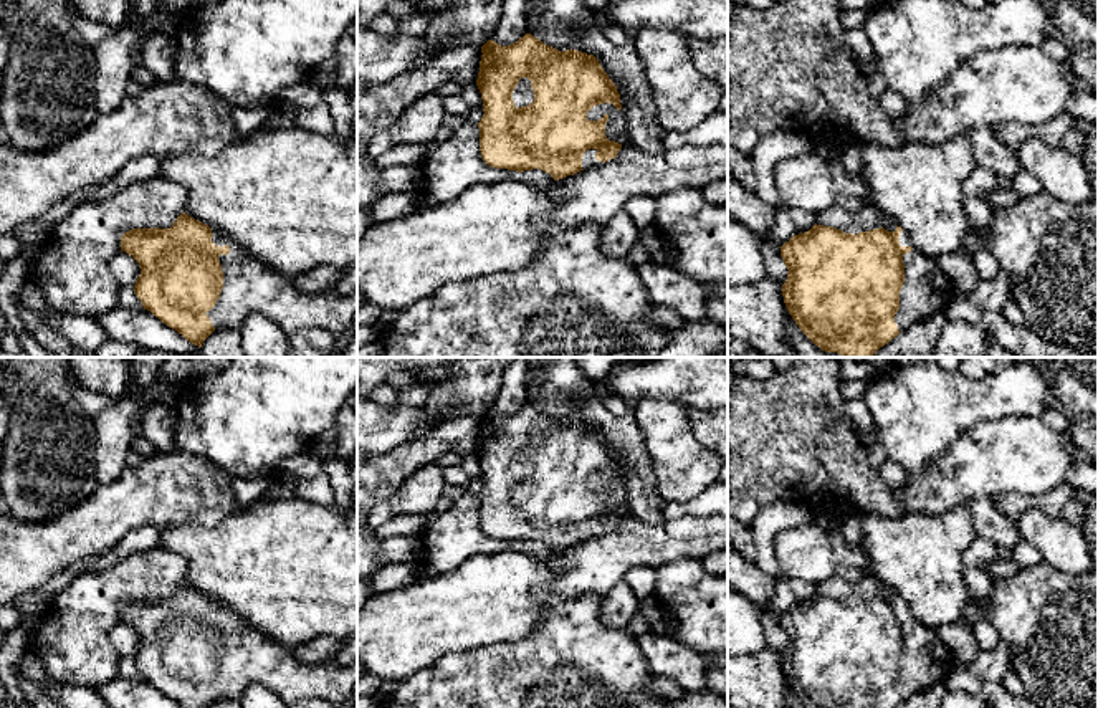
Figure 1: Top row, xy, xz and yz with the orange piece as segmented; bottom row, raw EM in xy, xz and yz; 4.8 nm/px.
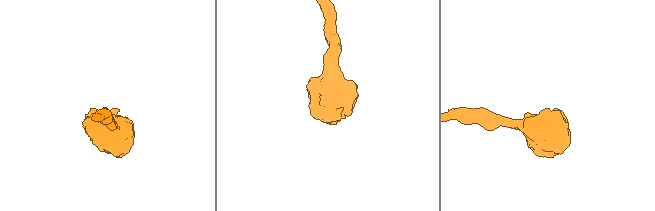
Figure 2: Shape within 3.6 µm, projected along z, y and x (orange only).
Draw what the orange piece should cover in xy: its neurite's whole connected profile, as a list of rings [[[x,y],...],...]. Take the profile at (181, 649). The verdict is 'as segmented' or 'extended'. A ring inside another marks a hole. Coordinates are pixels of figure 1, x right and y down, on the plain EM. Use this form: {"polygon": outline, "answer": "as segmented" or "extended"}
{"polygon": [[[185,582],[170,599],[132,599],[122,604],[121,622],[141,637],[134,663],[144,680],[184,708],[208,708],[222,698],[240,700],[253,683],[271,690],[284,705],[322,700],[339,708],[357,688],[357,663],[303,662],[293,648],[270,640],[232,609]]], "answer": "extended"}

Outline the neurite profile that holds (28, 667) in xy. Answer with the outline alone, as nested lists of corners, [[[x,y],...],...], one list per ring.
[[[26,652],[17,663],[17,677],[41,682],[45,678],[45,670],[35,655]]]

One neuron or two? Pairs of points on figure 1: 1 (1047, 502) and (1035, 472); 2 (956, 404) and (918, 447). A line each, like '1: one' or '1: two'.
1: two
2: one

